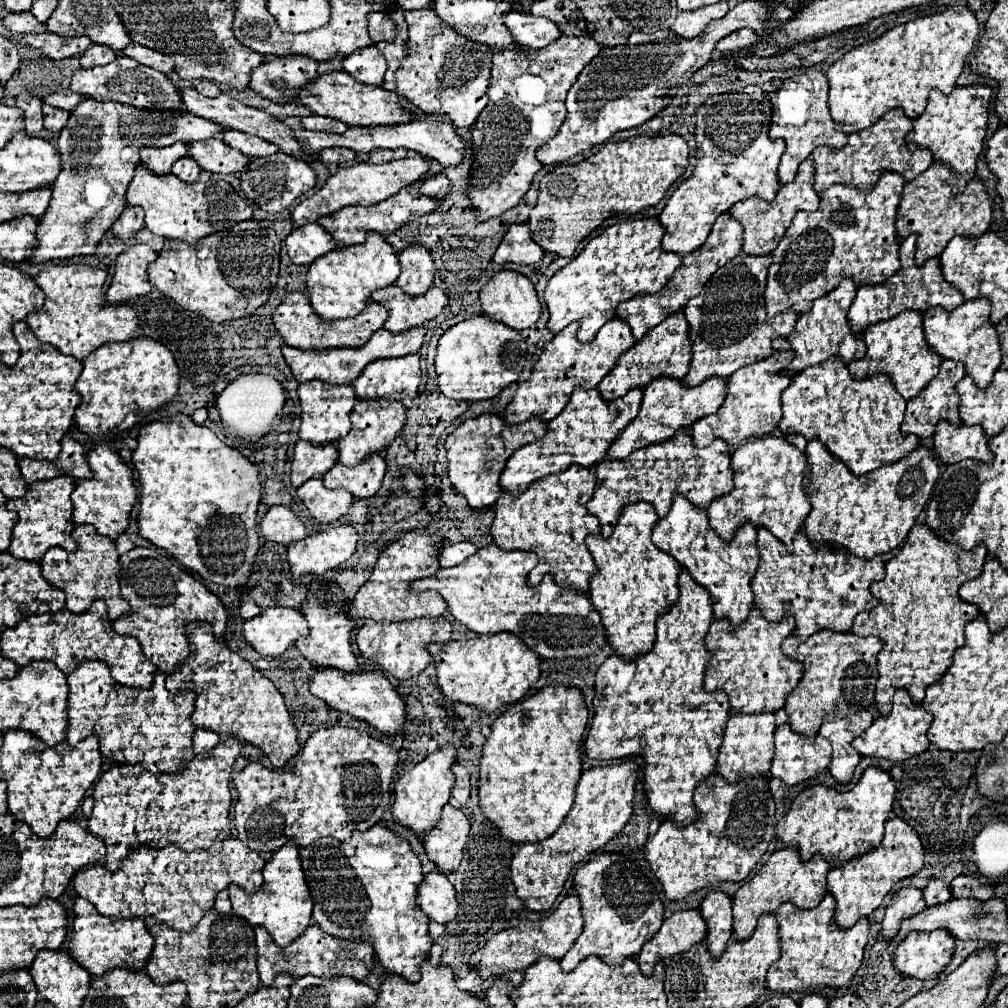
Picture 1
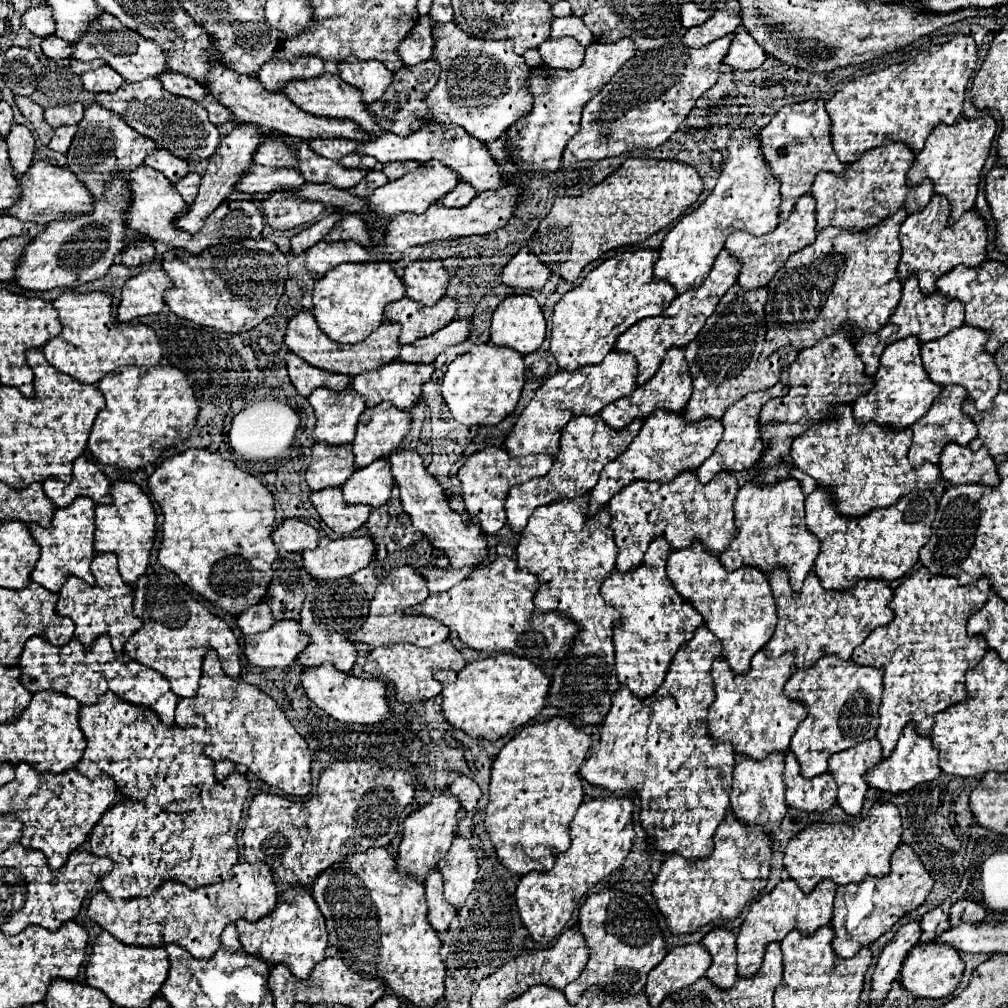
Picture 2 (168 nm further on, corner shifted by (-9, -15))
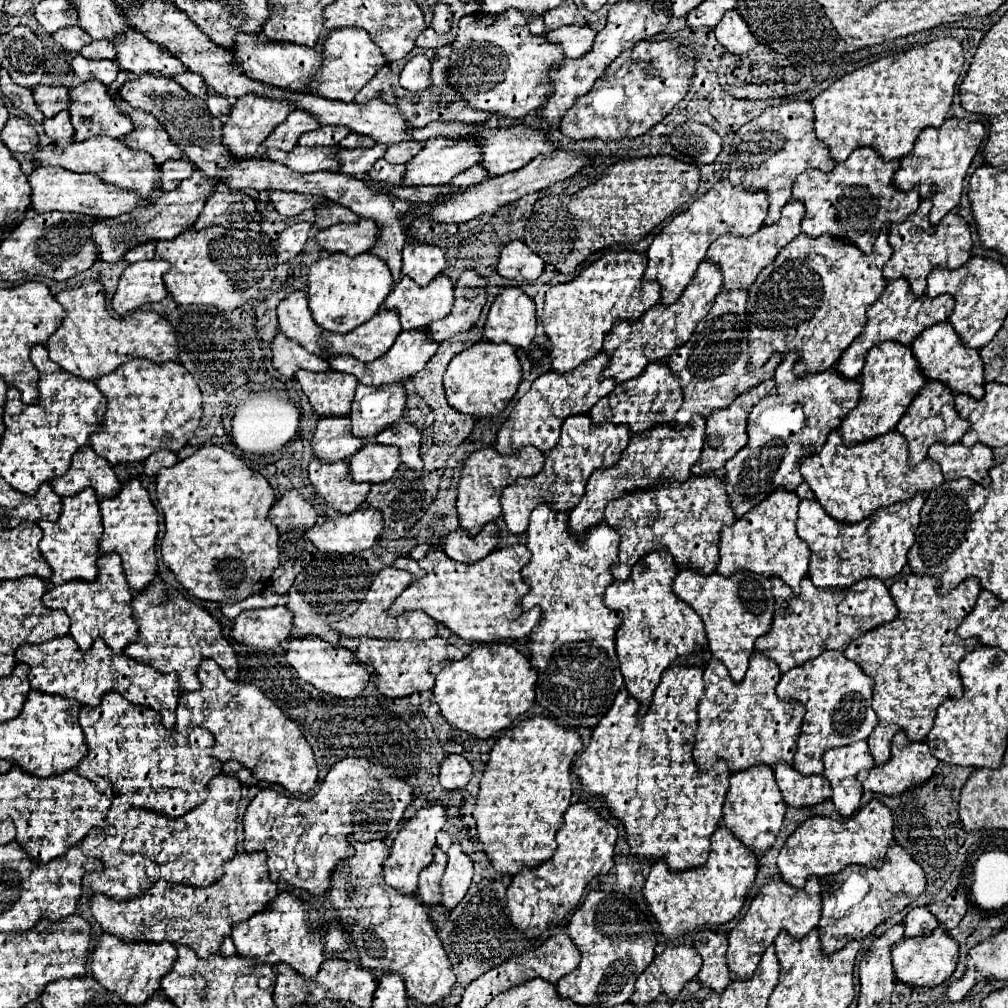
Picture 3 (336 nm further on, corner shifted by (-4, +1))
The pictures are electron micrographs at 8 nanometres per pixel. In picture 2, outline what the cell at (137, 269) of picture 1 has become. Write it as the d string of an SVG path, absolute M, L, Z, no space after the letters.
M161 268L141 270L137 276L129 278L123 286L123 296L119 304L119 322L129 322L137 316L157 314L163 310L163 292L171 288L171 280Z

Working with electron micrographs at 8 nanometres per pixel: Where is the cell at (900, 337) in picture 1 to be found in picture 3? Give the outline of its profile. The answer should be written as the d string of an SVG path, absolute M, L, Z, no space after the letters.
M882 342L874 346L866 356L866 364L860 374L860 380L862 380L860 402L844 418L840 426L840 436L842 440L846 440L846 444L866 442L872 440L874 436L886 434L888 430L892 432L900 422L900 418L906 414L914 396L926 384L926 378L922 376L916 358L912 356L912 350L898 342Z

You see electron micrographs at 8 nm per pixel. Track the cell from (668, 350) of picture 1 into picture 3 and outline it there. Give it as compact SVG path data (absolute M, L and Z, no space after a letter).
M652 362L642 376L616 384L616 388L604 396L592 410L590 410L590 418L594 424L604 424L604 422L612 422L612 424L626 424L630 428L630 434L642 434L658 424L672 424L674 422L674 414L680 410L682 406L682 388L680 382L674 378L674 374L670 372L670 368L664 362Z

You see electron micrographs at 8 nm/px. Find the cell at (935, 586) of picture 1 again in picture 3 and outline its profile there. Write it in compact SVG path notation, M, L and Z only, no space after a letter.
M908 574L890 588L898 618L866 632L844 650L844 656L856 662L864 674L874 680L872 708L878 714L878 726L870 734L868 746L876 766L890 760L890 744L898 732L904 732L910 742L924 742L934 726L936 708L944 700L962 696L964 688L958 674L958 662L978 646L978 640L958 638L956 628L974 608L978 594L980 582L976 578L962 582L950 594L940 596L938 580L934 576Z

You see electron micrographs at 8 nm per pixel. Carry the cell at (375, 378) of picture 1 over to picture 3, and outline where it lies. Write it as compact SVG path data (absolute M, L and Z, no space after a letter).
M420 328L420 330L410 330L410 332L402 332L398 336L398 340L394 342L394 346L390 348L388 354L380 356L378 360L374 362L360 362L352 356L334 356L330 358L330 368L336 370L336 372L346 372L346 374L352 374L358 378L360 384L368 384L368 386L380 386L380 384L392 384L392 382L402 382L410 376L414 376L416 372L420 372L426 362L436 354L438 350L438 342L432 340L428 334L426 334L426 328Z

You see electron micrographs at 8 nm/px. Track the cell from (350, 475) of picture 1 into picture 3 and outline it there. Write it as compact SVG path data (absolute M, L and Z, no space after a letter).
M368 442L350 458L350 472L354 482L386 482L400 464L400 452L394 446Z

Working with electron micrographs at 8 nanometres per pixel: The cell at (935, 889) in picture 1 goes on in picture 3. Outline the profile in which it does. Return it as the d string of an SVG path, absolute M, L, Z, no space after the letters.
M926 906L910 910L908 916L904 918L904 936L906 936L906 938L924 936L924 934L930 934L930 932L936 930L936 928L940 928L940 924L938 924L938 920L928 912Z

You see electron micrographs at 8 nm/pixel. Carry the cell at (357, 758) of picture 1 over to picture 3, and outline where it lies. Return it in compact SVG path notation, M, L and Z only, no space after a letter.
M346 758L330 768L320 786L320 792L310 800L288 798L272 788L260 790L244 814L244 852L266 852L270 880L306 890L314 896L322 896L326 890L330 890L330 876L338 862L354 854L354 849L346 838L354 836L358 842L384 840L404 818L404 810L410 806L410 802L412 788L394 776L388 768L362 758Z

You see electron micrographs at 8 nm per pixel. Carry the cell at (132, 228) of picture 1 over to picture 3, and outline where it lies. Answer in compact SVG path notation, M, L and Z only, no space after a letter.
M148 242L148 244L140 244L138 248L132 248L126 252L124 260L126 262L138 262L138 260L154 260L156 252L154 252L154 242Z

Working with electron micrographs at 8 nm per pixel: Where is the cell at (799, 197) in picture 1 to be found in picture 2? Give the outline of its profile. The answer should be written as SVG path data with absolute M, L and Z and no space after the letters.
M805 194L799 198L799 202L795 204L791 216L781 222L775 230L771 230L767 236L751 236L749 232L743 230L735 230L729 234L725 248L741 260L743 268L741 274L737 278L737 284L743 288L761 288L767 286L771 282L771 278L775 276L775 272L787 262L787 258L801 250L803 246L815 242L817 238L817 230L815 230L815 198L811 194Z

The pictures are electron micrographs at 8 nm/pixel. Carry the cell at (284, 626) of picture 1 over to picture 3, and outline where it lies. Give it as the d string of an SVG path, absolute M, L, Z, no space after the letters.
M286 606L264 610L244 610L234 618L230 638L238 644L256 648L274 648L290 636L292 616Z

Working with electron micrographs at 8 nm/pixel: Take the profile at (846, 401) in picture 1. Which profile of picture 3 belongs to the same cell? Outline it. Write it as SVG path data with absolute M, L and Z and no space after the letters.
M896 430L850 448L842 444L838 432L832 432L828 434L828 442L820 450L820 454L812 454L802 460L800 472L810 490L814 492L816 500L822 504L822 508L832 518L844 524L862 522L864 518L872 516L878 508L886 508L896 502L908 500L918 492L928 494L944 482L938 464L926 458L920 462L916 470L920 472L920 486L914 486L916 474L910 474L910 468L906 466L906 438Z

